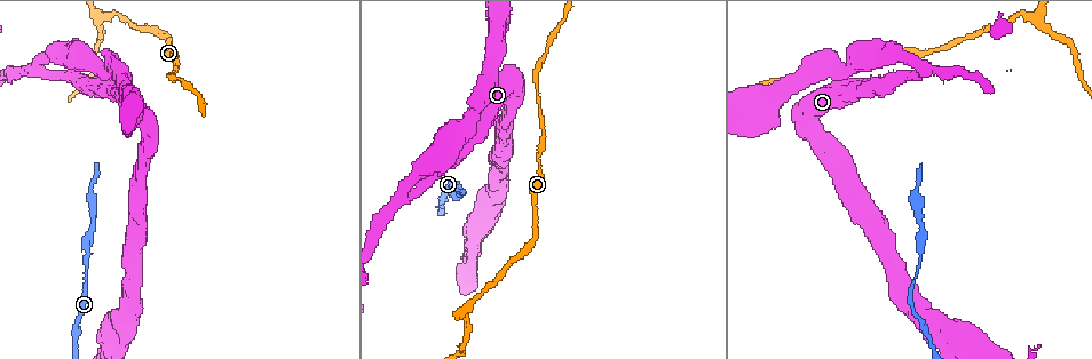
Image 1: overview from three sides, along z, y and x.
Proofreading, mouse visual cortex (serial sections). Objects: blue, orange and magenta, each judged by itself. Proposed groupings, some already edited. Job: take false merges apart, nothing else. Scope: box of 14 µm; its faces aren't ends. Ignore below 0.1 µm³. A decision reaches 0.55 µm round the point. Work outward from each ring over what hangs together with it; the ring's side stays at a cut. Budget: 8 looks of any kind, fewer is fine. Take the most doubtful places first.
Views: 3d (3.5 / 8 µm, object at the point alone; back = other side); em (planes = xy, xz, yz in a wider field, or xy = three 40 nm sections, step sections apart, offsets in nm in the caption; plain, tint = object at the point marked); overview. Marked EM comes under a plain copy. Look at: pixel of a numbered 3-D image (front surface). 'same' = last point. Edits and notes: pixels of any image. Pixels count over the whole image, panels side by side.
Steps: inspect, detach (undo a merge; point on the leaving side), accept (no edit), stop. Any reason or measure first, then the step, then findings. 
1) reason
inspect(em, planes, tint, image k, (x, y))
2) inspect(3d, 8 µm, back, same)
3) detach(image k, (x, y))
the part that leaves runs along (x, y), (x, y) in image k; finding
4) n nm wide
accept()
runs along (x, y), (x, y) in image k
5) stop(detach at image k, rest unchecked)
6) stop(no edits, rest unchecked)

three-way junction
inspect(3d, 3.5 µm, image 1, (401, 197))

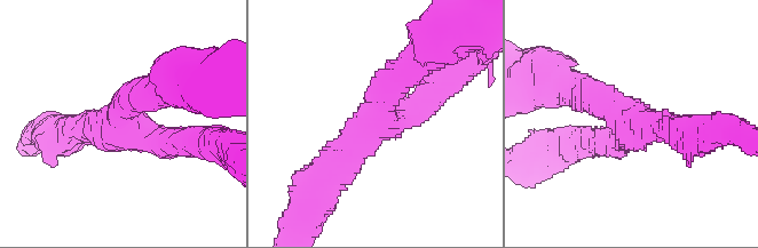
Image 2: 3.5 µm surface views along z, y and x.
3 arms; arms of 400, 400, 500 nm; now the EM
inspect(em, xy, step 1, tint, image 2, (632, 124))

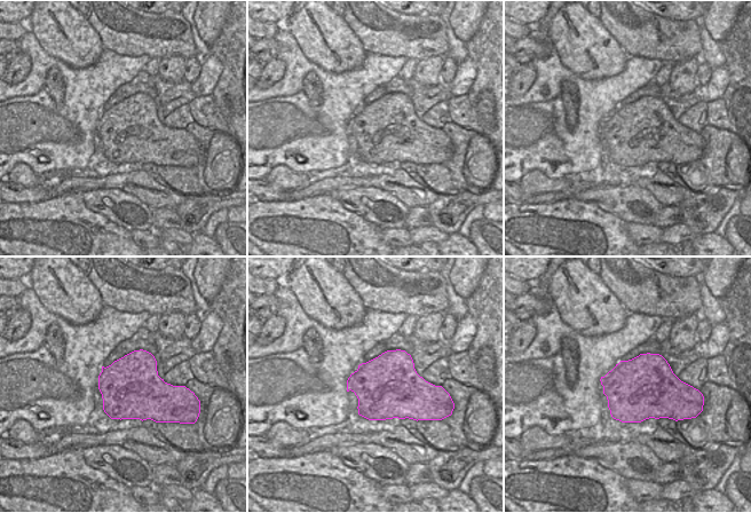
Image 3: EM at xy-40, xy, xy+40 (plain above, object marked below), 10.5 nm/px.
inspect(em, xy, step 5, tint, same)

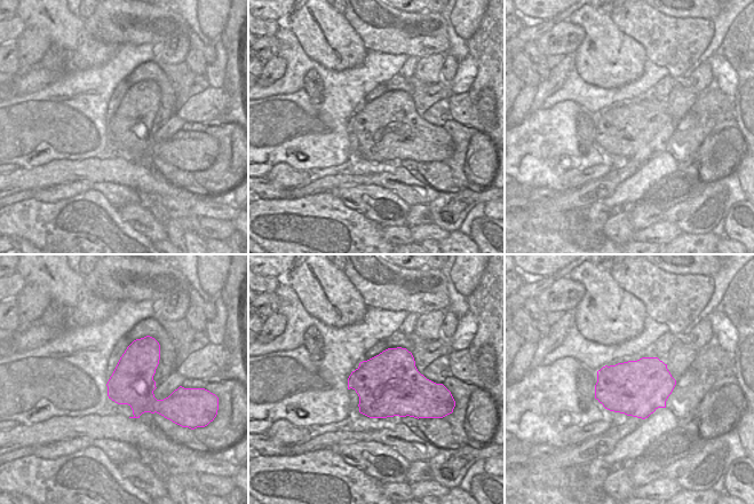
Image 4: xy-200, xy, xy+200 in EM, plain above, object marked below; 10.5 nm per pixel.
accept()
runs along (186, 142), (123, 120), (155, 93) in image 2; all the same cell

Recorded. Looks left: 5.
three arms meet
inspect(3d, 3.5 µm, image 1, (99, 20))

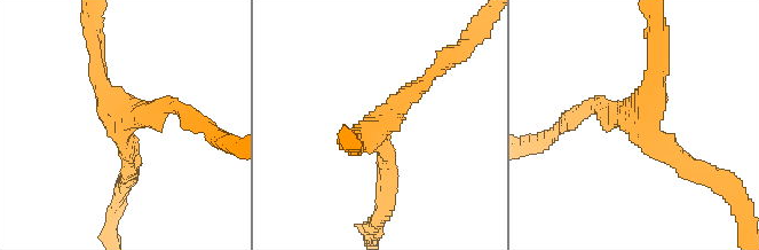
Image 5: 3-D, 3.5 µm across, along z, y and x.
now the EM
inspect(em, xy, step 5, tint, image 5, (638, 121))

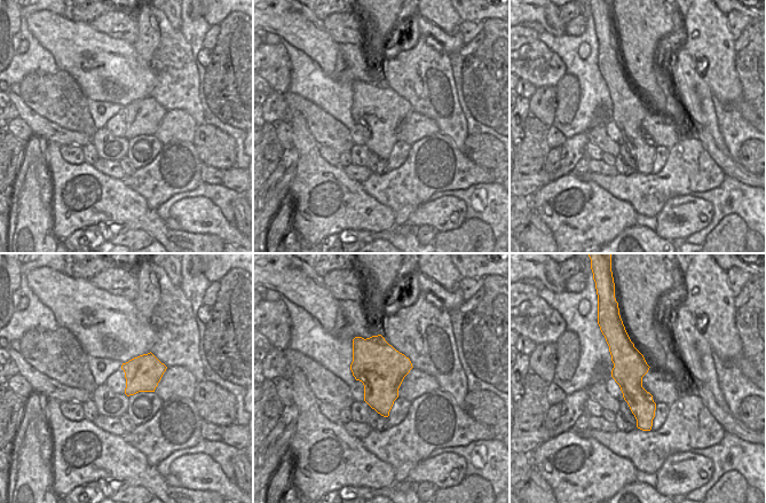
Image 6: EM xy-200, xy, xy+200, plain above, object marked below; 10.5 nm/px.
accept()
runs along (588, 107), (633, 114), (694, 170) in image 5; all the same cell

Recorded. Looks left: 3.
a narrow waist
inspect(3d, 8 µm, image 1, (95, 219))

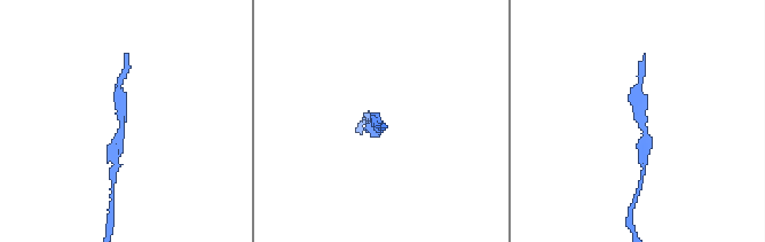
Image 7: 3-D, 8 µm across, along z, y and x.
need the tissue
inspect(em, xy, step 3, tint, image 7, (120, 119))

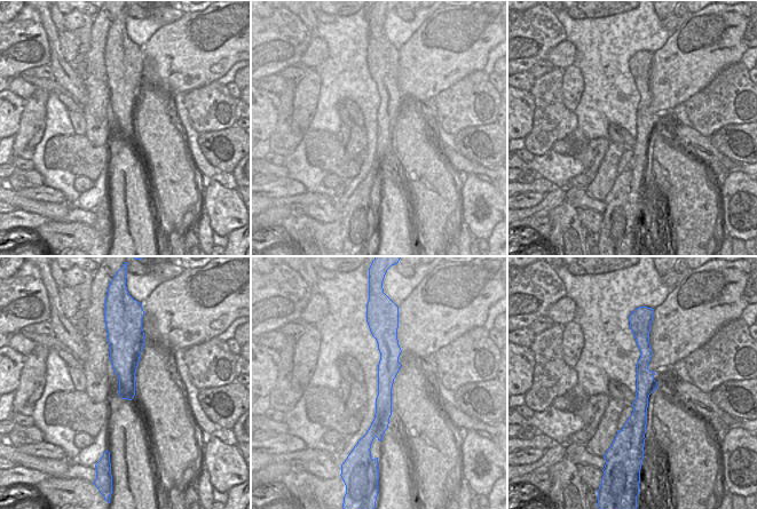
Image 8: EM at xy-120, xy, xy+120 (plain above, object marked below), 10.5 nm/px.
220 nm wide
accept()
runs along (386, 335), (384, 411), (372, 434) in image 8; one cell here

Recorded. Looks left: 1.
stop(no edits, rest unchecked)

